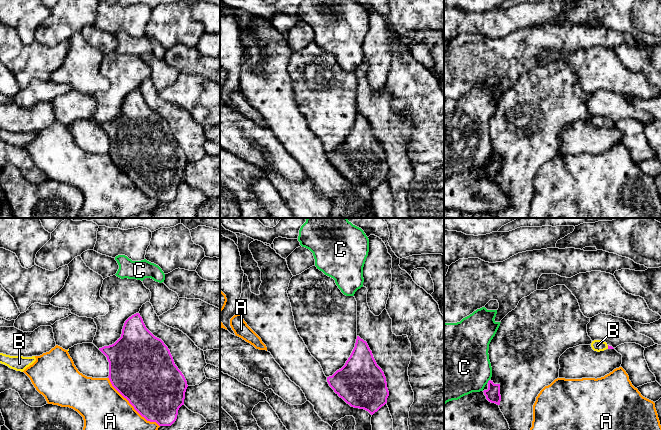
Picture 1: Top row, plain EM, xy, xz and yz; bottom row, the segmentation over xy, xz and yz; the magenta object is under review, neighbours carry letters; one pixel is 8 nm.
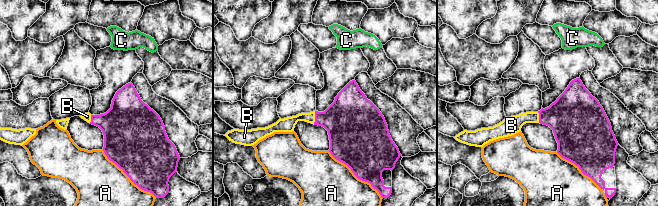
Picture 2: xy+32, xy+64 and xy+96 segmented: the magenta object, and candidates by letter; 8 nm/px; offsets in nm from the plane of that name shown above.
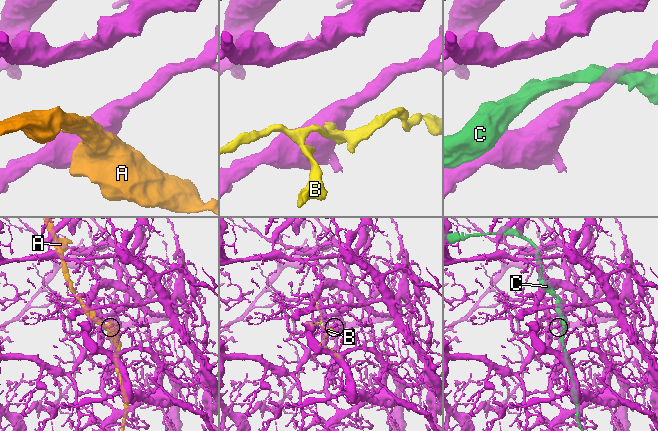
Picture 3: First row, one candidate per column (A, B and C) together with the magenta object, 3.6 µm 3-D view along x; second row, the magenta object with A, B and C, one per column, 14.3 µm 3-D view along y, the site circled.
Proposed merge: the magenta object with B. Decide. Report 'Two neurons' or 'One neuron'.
One neuron

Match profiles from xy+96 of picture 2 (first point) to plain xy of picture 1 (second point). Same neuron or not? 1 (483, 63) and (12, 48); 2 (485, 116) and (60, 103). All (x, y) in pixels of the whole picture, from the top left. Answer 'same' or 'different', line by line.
1: same
2: different

